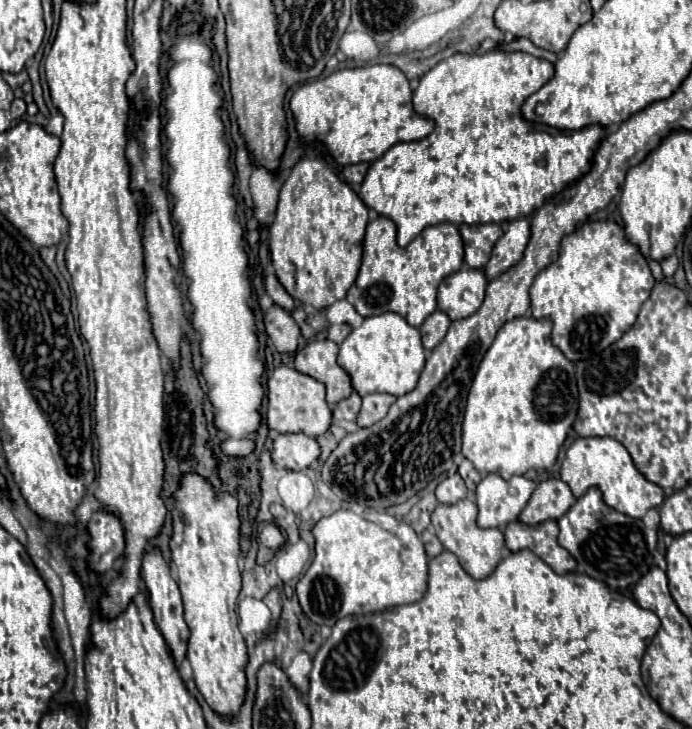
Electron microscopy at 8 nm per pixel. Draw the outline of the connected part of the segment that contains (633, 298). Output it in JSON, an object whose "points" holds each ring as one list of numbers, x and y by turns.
{"points":[[586,221,574,233,562,239,560,257,552,265,548,265,542,273,538,273,538,277,534,279,530,287,532,299,530,309,536,319,540,317,552,319,554,323,552,343,570,361,580,361,602,353,602,349,618,341,618,337,622,337,622,333,626,333,634,325,642,303,650,297,652,287,654,275,648,267,648,261,640,253,640,249,626,239,624,229,614,221]]}

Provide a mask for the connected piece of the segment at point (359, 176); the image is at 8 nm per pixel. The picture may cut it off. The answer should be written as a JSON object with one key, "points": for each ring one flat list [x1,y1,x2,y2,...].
{"points":[[356,163,356,165,348,165,348,167,344,167,344,171,342,171,342,177,348,181,348,183,362,183,362,179,364,179,364,175,366,175,366,171,368,171,368,167,370,167,370,163]]}

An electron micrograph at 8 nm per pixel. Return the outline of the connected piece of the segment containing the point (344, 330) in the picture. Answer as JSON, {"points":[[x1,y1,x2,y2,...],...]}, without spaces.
{"points":[[330,325,330,329,328,329,328,339,330,341,334,341,334,343,342,343,346,337,348,337,348,333,352,331,352,327,350,325]]}

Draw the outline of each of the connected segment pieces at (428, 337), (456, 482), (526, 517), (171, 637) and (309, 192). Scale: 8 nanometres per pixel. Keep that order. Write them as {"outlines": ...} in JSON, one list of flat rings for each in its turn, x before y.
{"outlines":[[[434,311,422,325,420,325,420,333,422,333,422,343,424,349,430,351,434,349,446,335,448,327,450,327,450,317,444,311]],[[454,473,454,475,448,475,438,487,436,487,436,499,440,503,456,503,460,499,466,499,470,497,470,491,466,489,464,485,464,479]],[[546,479,538,483,518,519,528,525,536,525,548,519,560,519,574,505,574,501,576,497,562,479]],[[152,549,150,553,144,555,142,579,144,579,144,589,148,591,148,605,150,605,150,609,152,609,154,623,156,623,156,627,160,629,160,633,162,633,166,645,168,645,168,651,170,651,170,657,172,657,176,669,180,669,180,663,182,663,182,659,186,657,186,645,188,645,190,631,188,631,188,625,186,625,186,621,184,621,180,589,178,589,176,581,172,579,170,567,168,567,168,563,162,559,162,555,160,555,158,549]],[[302,157,282,183,280,201,274,223,270,227,270,255,276,275,284,289,300,303,316,309,326,309,334,301,344,299,350,285,356,281,362,261,362,239,368,225,368,207,322,159]]]}

